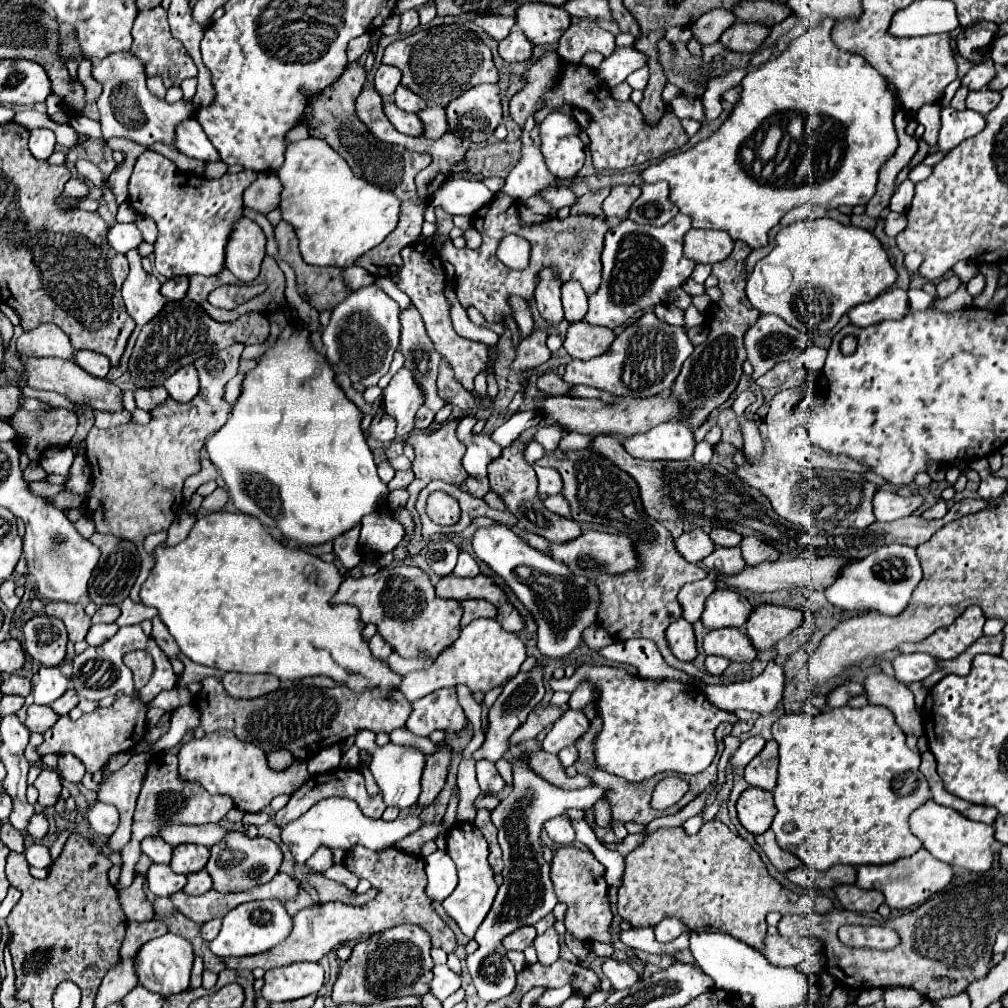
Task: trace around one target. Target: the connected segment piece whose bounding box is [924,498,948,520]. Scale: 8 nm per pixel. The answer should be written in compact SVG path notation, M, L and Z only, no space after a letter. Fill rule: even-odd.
M940 498L932 508L928 508L928 510L924 512L924 518L928 518L928 520L932 520L932 518L942 518L946 512L948 512L946 502L944 502L944 498Z

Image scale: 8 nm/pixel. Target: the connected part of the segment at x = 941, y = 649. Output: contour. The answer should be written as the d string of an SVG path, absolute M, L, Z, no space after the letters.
M968 606L954 624L948 628L936 630L932 636L928 636L922 642L910 642L902 644L898 650L902 654L914 654L914 652L926 652L940 660L950 660L960 656L968 646L972 646L982 636L982 626L986 618L984 612L978 606Z

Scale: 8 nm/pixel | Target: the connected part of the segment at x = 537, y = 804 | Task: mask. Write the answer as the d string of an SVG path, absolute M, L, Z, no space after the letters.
M528 740L528 742L518 744L508 750L514 758L514 766L512 766L514 790L510 792L508 798L504 798L496 806L496 810L492 810L492 822L498 828L498 842L504 852L504 872L502 872L504 884L500 886L488 916L484 918L484 922L480 924L480 928L476 932L474 940L478 942L478 950L466 958L466 968L474 980L478 996L486 1002L508 996L516 984L516 972L514 972L514 968L506 956L506 948L500 944L500 940L504 940L504 936L508 936L516 928L536 924L538 920L548 916L558 902L550 876L548 876L550 866L542 858L542 850L540 850L542 824L554 816L564 814L568 808L592 810L594 804L606 794L606 790L602 790L598 786L580 788L576 792L562 790L562 788L548 784L534 772L530 772L530 768L524 762L526 752L532 752L538 748L540 746L536 744L536 740Z

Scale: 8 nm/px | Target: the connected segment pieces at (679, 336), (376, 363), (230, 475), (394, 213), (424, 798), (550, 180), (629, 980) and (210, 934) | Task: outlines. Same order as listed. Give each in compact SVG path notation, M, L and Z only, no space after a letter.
M646 312L636 324L628 326L616 336L610 350L594 360L572 360L562 376L568 384L586 384L598 390L606 390L614 396L636 396L646 398L658 392L670 390L682 362L692 354L692 342L686 330L680 326L670 326L658 320L652 312Z
M374 284L352 292L344 302L336 306L330 324L322 334L326 358L338 368L350 372L352 382L376 386L376 382L388 372L392 354L398 348L400 340L398 314L400 314L398 304L382 290L378 290Z
M286 326L276 346L244 378L242 394L228 422L206 440L206 452L220 470L228 494L240 512L256 516L266 528L278 528L288 542L316 546L352 530L364 514L378 512L390 494L376 474L374 456L366 444L360 420L360 410L334 382L328 360L310 348L308 330Z
M306 138L300 142L292 142L288 144L286 150L286 160L282 164L282 168L276 172L280 182L284 184L282 190L282 218L294 226L298 240L300 240L300 252L302 258L308 264L316 264L316 266L324 266L324 258L328 266L342 266L348 268L354 264L354 260L358 256L362 256L364 252L372 250L374 246L378 246L398 224L398 210L400 210L400 200L386 190L380 190L378 186L368 184L362 178L356 178L350 170L350 166L346 164L346 160L334 152L324 140L320 138Z
M446 746L428 758L428 762L424 766L424 774L422 774L422 794L420 794L420 800L416 804L418 808L426 808L440 794L440 790L446 782L448 760L450 760L450 754L448 754Z
M538 102L534 112L528 117L522 134L522 160L512 168L512 172L506 178L506 184L498 190L500 194L506 194L516 202L528 200L546 186L558 186L558 178L548 172L540 148L536 148L530 140L530 132L535 127L534 114L543 107L543 102Z
M608 958L608 960L604 960L602 970L604 970L604 974L610 978L614 990L632 988L634 984L638 984L638 982L642 980L642 976L640 976L628 962L622 962L622 960Z
M210 920L202 924L200 933L205 940L213 940L220 932L220 920Z

